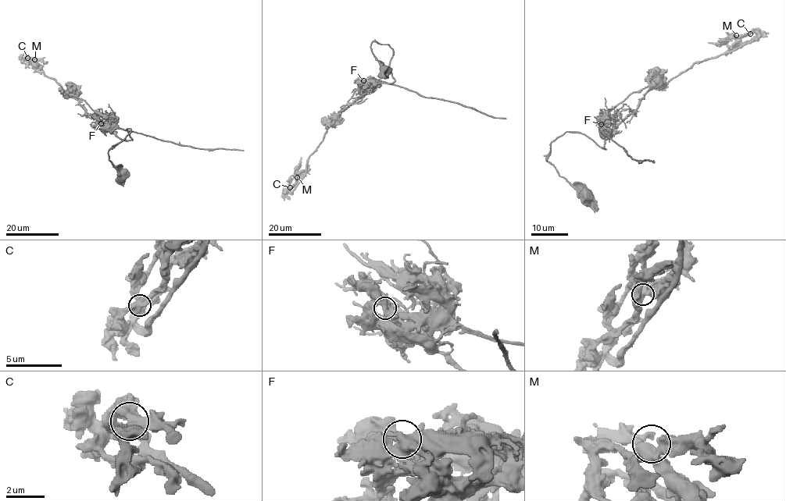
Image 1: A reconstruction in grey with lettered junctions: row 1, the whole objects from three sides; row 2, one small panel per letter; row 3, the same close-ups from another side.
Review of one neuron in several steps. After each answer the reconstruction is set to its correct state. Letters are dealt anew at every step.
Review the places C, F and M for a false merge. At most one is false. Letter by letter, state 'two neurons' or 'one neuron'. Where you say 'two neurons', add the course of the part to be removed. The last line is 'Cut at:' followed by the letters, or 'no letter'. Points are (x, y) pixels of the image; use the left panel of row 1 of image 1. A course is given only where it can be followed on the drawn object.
C: one neuron
F: two neurons | (100, 122), (196, 148), (243, 151)
M: one neuron
Cut at: F

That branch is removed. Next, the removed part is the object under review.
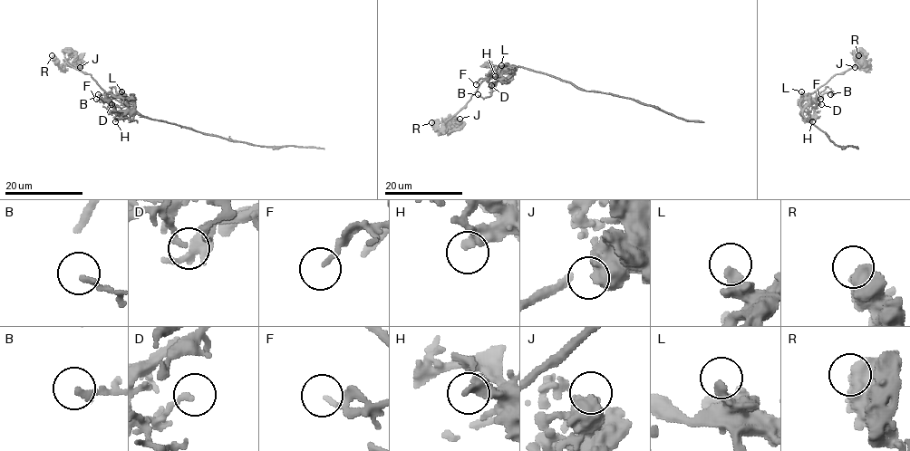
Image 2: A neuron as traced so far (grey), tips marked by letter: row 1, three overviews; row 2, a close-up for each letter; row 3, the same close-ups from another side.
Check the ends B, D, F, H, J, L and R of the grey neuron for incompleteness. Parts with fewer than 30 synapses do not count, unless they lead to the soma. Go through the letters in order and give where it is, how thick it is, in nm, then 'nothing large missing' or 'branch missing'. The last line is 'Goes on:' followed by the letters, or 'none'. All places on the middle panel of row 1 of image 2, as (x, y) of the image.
B: (478, 94) | 200 nm | nothing large missing
D: (491, 85) | 170 nm | nothing large missing
F: (476, 84) | 160 nm | nothing large missing
H: (495, 76) | 280 nm | nothing large missing
J: (459, 119) | 480 nm | nothing large missing
L: (501, 65) | 360 nm | nothing large missing
R: (431, 122) | 600 nm | nothing large missing
Goes on: none

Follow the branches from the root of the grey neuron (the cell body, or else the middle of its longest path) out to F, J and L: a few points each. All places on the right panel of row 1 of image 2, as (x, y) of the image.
F: (808, 120), (801, 112), (808, 111), (812, 102), (820, 99)
J: (808, 120), (802, 115), (800, 102), (836, 74), (866, 57), (855, 67)
L: (808, 120), (803, 117), (800, 107), (803, 97), (801, 91)

